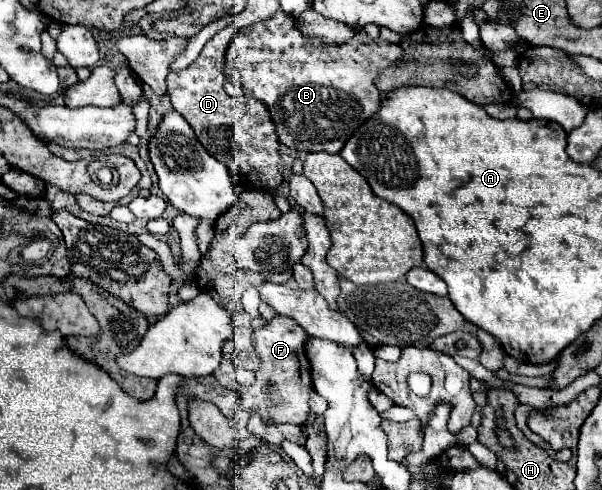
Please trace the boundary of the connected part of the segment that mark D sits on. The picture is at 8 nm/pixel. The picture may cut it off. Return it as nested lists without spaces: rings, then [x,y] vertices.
[[[228,26],[224,30],[220,30],[210,42],[206,42],[206,46],[202,48],[200,56],[184,70],[178,72],[170,72],[166,82],[168,82],[168,96],[170,102],[174,106],[174,110],[178,114],[182,114],[190,126],[194,128],[194,132],[198,134],[198,140],[202,142],[202,146],[220,162],[226,162],[230,166],[230,172],[240,178],[240,182],[244,182],[246,188],[264,188],[270,186],[270,192],[276,194],[278,186],[284,180],[284,166],[282,166],[282,158],[280,158],[280,142],[276,136],[276,126],[270,118],[270,112],[266,110],[266,106],[254,98],[243,95],[240,99],[232,98],[226,90],[224,90],[224,82],[226,82],[226,50],[230,46],[232,36],[238,32],[238,26]]]

